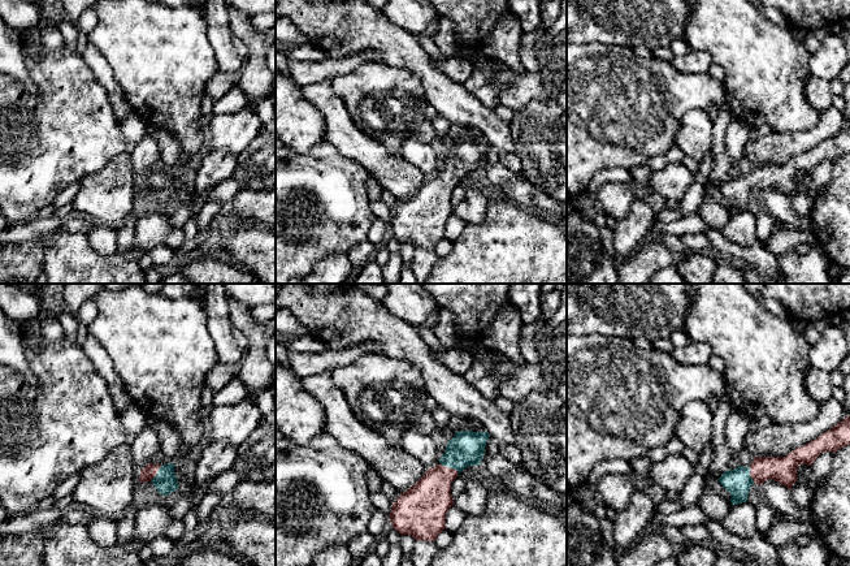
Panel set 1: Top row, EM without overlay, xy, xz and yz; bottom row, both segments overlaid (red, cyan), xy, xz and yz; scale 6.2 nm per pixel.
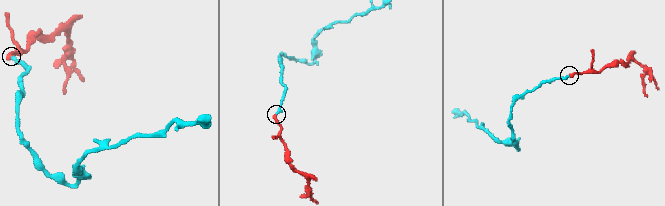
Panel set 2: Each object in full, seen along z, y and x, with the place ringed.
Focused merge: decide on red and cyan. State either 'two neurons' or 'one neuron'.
one neuron

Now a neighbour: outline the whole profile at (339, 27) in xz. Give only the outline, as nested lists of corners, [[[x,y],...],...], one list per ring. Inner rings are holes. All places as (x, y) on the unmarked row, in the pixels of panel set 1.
[[[277,0],[276,17],[290,20],[328,57],[343,57],[374,49],[389,65],[408,69],[421,79],[428,104],[450,124],[473,126],[500,152],[515,152],[509,122],[495,115],[494,109],[478,101],[463,83],[450,79],[429,57],[415,35],[393,23],[381,9],[365,0]]]

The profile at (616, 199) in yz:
[[[604,183],[597,196],[604,212],[616,220],[625,219],[636,202],[630,183]]]

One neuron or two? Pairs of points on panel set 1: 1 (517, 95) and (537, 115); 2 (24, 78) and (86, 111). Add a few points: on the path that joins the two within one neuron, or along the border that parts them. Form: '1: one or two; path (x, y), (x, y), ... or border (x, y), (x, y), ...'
1: two; border (553, 99), (532, 99), (516, 112)
2: two; border (22, 55), (37, 94)

